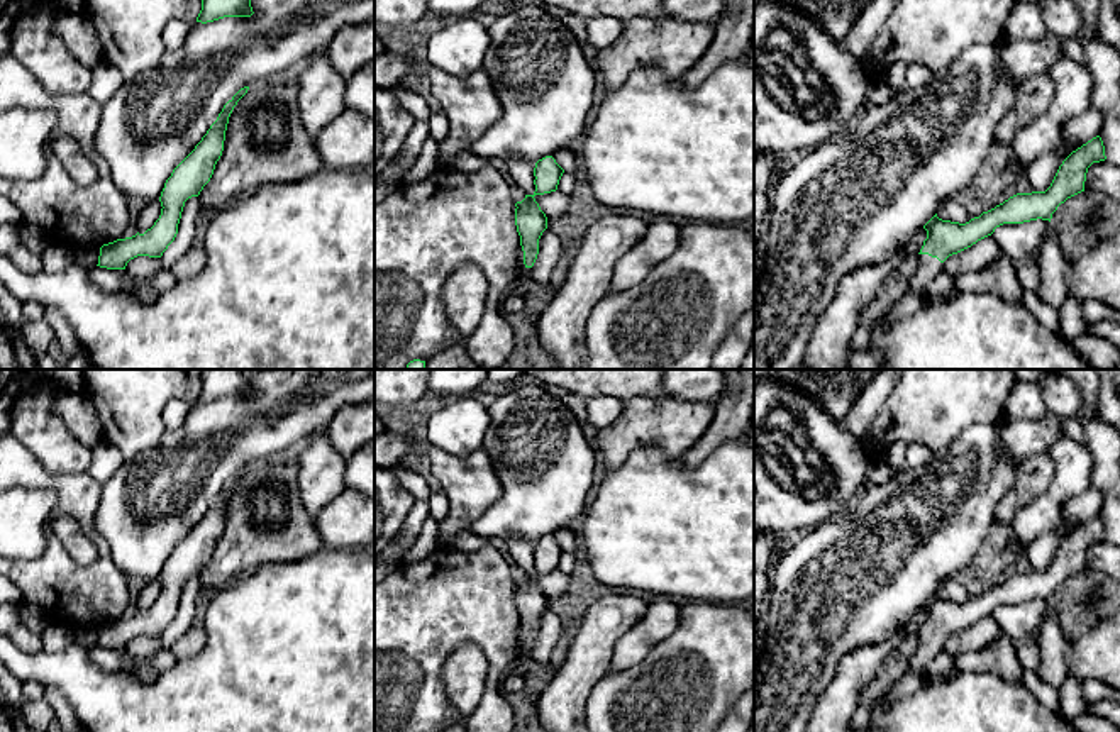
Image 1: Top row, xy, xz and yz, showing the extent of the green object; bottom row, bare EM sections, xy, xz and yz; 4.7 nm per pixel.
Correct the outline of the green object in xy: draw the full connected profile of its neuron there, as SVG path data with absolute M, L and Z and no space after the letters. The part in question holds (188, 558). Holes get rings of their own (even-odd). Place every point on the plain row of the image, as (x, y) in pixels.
M241 468L222 488L195 529L173 549L161 571L161 595L144 613L117 618L100 627L98 644L107 649L125 649L137 635L161 637L178 613L185 581L198 576L210 561L222 535L229 496L237 481L247 473Z

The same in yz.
M1096 515L1062 541L1045 571L1017 573L966 603L942 600L935 593L923 605L927 618L917 635L918 646L908 657L907 671L927 671L929 663L942 651L949 635L991 615L1003 603L1023 603L1037 598L1051 602L1061 583L1084 571L1088 547L1105 539L1103 520Z

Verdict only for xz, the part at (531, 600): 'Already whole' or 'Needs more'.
Already whole

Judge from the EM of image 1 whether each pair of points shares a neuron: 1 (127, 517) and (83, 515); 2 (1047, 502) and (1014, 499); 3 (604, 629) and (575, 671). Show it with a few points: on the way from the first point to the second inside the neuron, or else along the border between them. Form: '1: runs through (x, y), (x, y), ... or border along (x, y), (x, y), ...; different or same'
1: border along (99, 487), (94, 527), (110, 551); different
2: border along (1053, 465), (1051, 483), (1010, 524); different
3: runs through (595, 639), (585, 661); same

